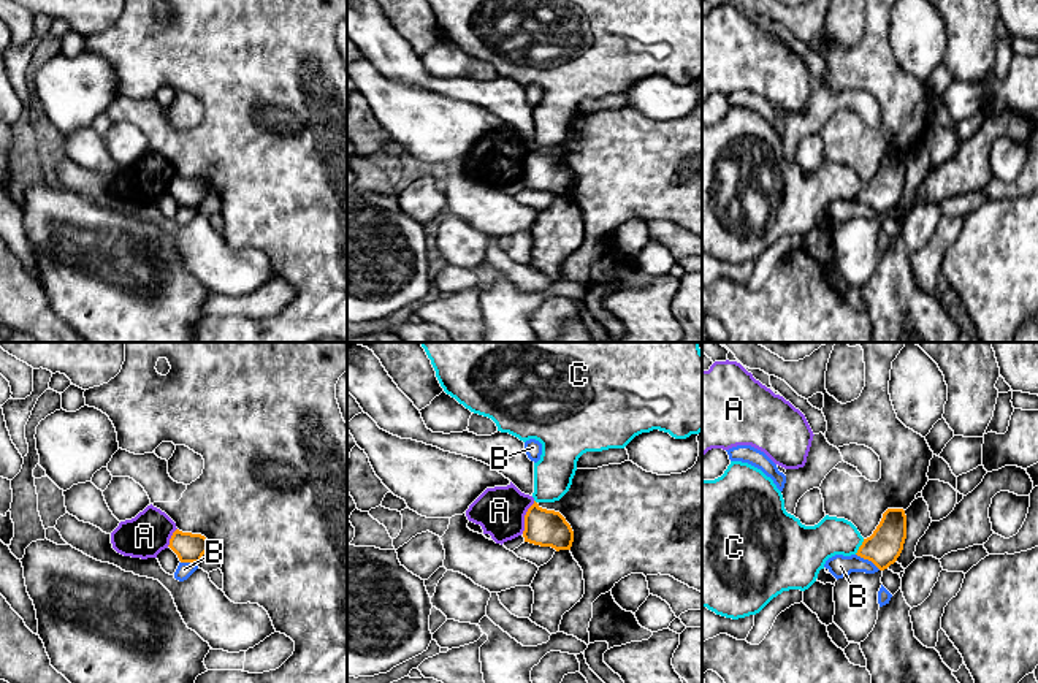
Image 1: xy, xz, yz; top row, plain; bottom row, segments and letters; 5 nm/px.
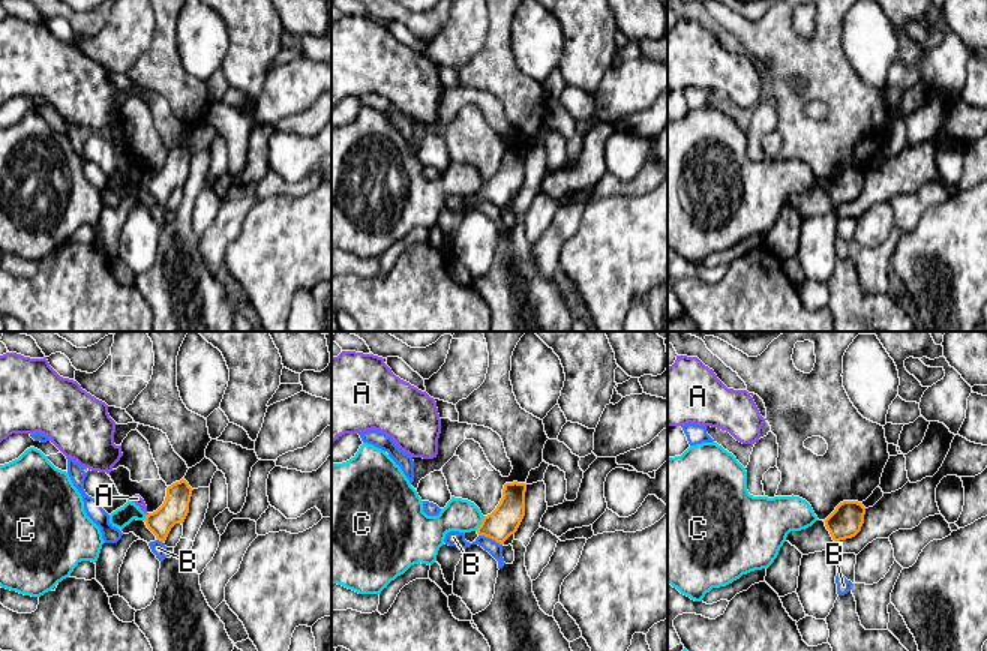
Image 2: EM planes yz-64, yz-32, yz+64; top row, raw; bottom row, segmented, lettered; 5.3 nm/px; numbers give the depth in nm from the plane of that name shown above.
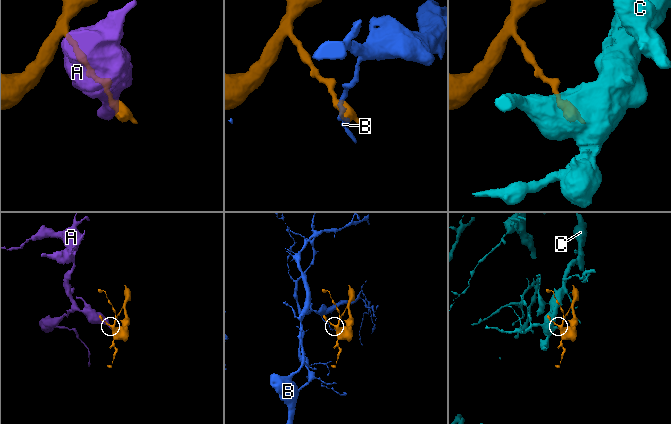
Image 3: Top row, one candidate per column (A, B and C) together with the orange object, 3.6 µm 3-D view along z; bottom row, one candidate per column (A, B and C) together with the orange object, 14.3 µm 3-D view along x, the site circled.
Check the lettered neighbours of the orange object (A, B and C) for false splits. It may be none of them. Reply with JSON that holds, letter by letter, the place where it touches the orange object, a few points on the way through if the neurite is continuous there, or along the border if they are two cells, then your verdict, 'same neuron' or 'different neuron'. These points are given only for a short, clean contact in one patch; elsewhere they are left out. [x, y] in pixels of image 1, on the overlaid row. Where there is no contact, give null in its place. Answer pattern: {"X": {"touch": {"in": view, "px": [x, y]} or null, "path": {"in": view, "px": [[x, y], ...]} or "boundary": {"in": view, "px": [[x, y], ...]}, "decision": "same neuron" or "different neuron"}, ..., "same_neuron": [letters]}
{"A": {"touch": {"in": "xz", "px": [525, 517]}, "boundary": {"in": "xz", "px": [[534, 501], [525, 515], [525, 530], [522, 533]]}, "decision": "different neuron"}, "B": {"touch": {"in": "yz", "px": [869, 560]}, "boundary": {"in": "yz", "px": [[856, 553], [870, 560], [880, 569]]}, "decision": "different neuron"}, "C": {"touch": {"in": "yz", "px": [859, 547]}, "boundary": {"in": "yz", "px": [[864, 539], [854, 553]]}, "decision": "different neuron"}, "same_neuron": []}

